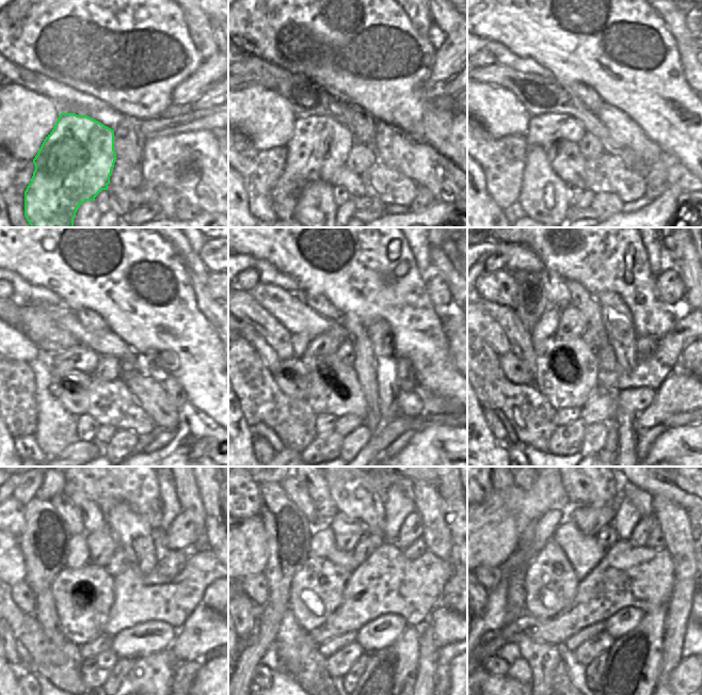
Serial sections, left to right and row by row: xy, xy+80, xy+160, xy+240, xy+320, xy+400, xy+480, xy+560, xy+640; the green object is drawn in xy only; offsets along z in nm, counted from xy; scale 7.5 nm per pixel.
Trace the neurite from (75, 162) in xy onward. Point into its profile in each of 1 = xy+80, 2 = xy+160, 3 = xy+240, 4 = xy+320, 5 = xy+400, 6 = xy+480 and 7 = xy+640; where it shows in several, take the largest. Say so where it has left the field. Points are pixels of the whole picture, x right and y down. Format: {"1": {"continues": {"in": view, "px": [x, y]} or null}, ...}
{"1": {"continues": {"in": "xy+80", "px": [319, 146]}}, "2": {"continues": {"in": "xy+160", "px": [543, 130]}}, "3": {"continues": {"in": "xy+240", "px": [81, 358]}}, "4": {"continues": {"in": "xy+320", "px": [328, 343]}}, "5": {"continues": {"in": "xy+400", "px": [572, 325]}}, "6": {"continues": {"in": "xy+480", "px": [101, 545]}}, "7": {"continues": {"in": "xy+640", "px": [590, 521]}}}

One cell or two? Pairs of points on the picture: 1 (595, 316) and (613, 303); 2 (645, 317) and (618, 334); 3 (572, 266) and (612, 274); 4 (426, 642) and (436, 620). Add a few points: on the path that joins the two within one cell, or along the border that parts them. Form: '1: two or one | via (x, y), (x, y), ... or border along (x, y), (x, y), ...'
1: two | border along (593, 297), (600, 309), (604, 331), (607, 336)
2: two | border along (624, 301), (629, 311), (637, 336)
3: one | via (581, 266), (603, 266)
4: two | border along (426, 622), (431, 629), (433, 642), (440, 648)

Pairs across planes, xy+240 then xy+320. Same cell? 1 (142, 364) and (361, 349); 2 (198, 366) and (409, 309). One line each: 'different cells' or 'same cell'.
1: different cells
2: same cell

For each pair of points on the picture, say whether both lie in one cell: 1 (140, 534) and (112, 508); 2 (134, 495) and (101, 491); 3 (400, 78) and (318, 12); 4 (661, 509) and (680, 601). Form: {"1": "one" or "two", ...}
{"1": "one", "2": "one", "3": "one", "4": "one"}

